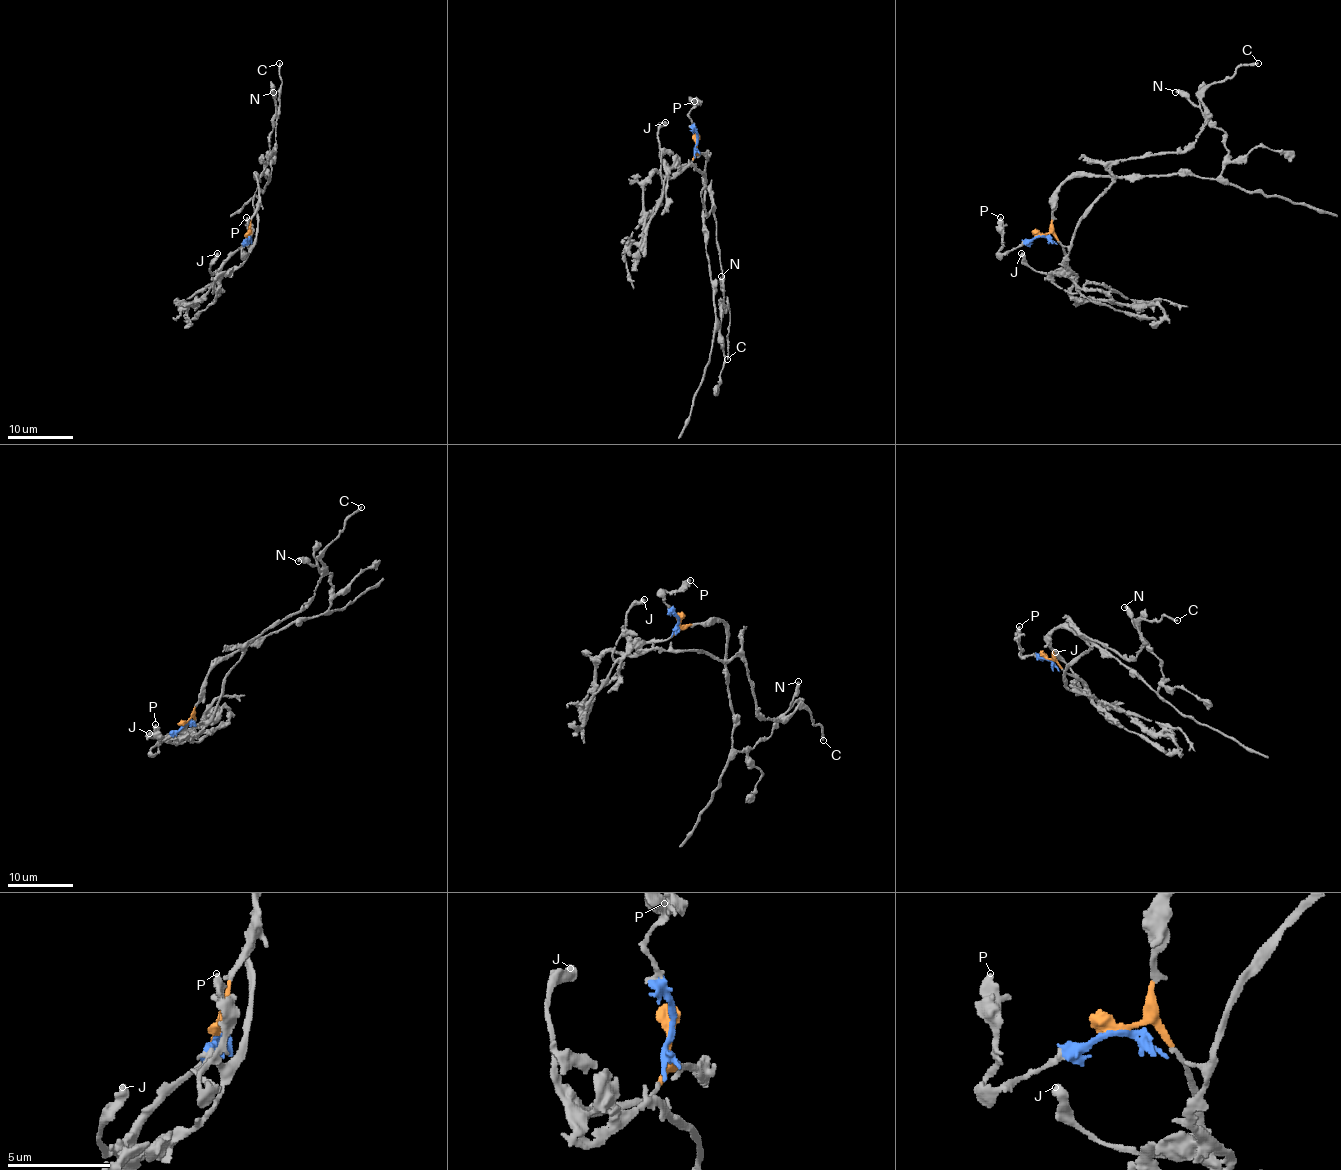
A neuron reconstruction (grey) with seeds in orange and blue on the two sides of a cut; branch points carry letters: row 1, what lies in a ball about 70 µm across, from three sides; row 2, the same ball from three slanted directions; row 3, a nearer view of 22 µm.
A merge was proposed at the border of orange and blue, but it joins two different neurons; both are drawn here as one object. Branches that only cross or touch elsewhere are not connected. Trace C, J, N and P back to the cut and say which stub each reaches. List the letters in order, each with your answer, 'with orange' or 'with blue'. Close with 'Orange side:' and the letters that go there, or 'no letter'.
C: with blue
J: with orange
N: with orange
P: with blue
Orange side: J, N

